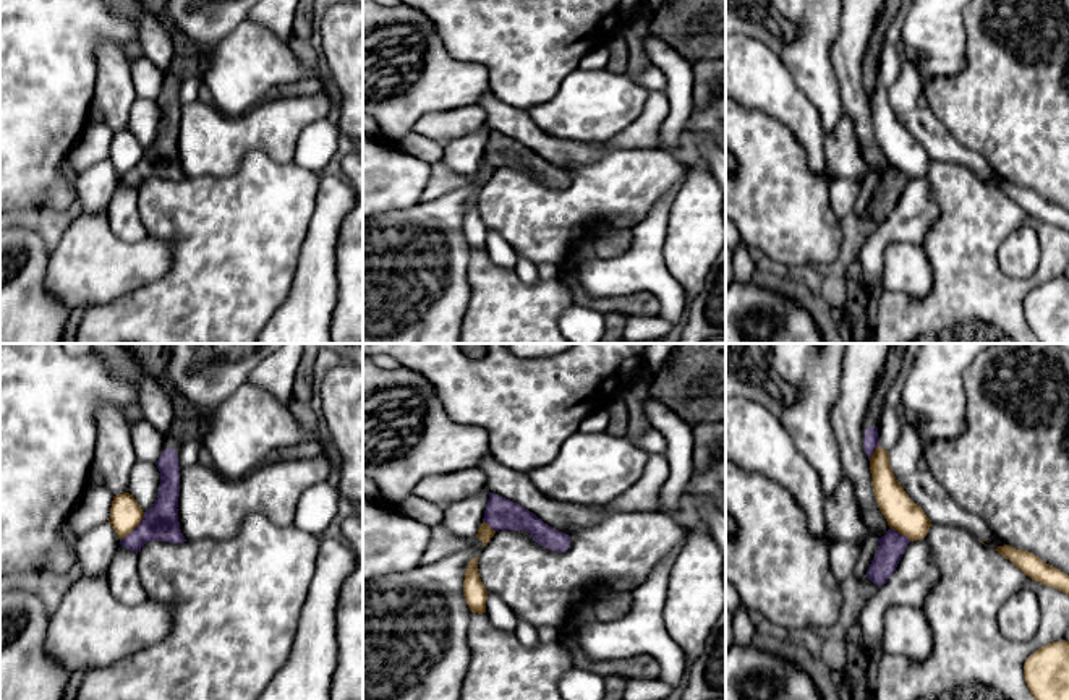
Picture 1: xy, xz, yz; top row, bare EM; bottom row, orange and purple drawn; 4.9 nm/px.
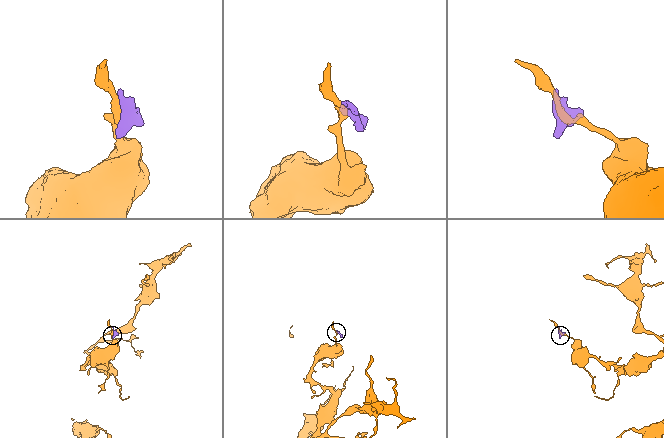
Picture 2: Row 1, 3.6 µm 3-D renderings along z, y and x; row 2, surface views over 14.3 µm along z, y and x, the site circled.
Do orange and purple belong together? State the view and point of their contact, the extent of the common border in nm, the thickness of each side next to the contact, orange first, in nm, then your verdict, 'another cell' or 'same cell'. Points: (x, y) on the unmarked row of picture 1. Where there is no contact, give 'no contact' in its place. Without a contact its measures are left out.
xy (135, 164) | 190 nm | 160/180 nm | another cell

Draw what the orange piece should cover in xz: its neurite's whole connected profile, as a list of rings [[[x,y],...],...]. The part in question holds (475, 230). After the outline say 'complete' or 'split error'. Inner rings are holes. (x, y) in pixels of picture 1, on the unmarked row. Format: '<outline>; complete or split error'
[[[473,194],[466,203],[463,217],[463,233],[471,250],[486,250],[488,227],[478,211],[478,194]]]; complete

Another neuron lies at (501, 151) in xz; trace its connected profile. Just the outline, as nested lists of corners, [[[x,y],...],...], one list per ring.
[[[489,130],[483,159],[494,169],[525,167],[538,181],[557,190],[565,190],[570,185],[567,170],[549,164],[528,146],[496,130]]]

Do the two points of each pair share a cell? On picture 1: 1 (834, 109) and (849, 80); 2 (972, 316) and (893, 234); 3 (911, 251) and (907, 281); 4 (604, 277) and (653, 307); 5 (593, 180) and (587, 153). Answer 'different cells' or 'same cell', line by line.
1: different cells
2: different cells
3: same cell
4: different cells
5: different cells

